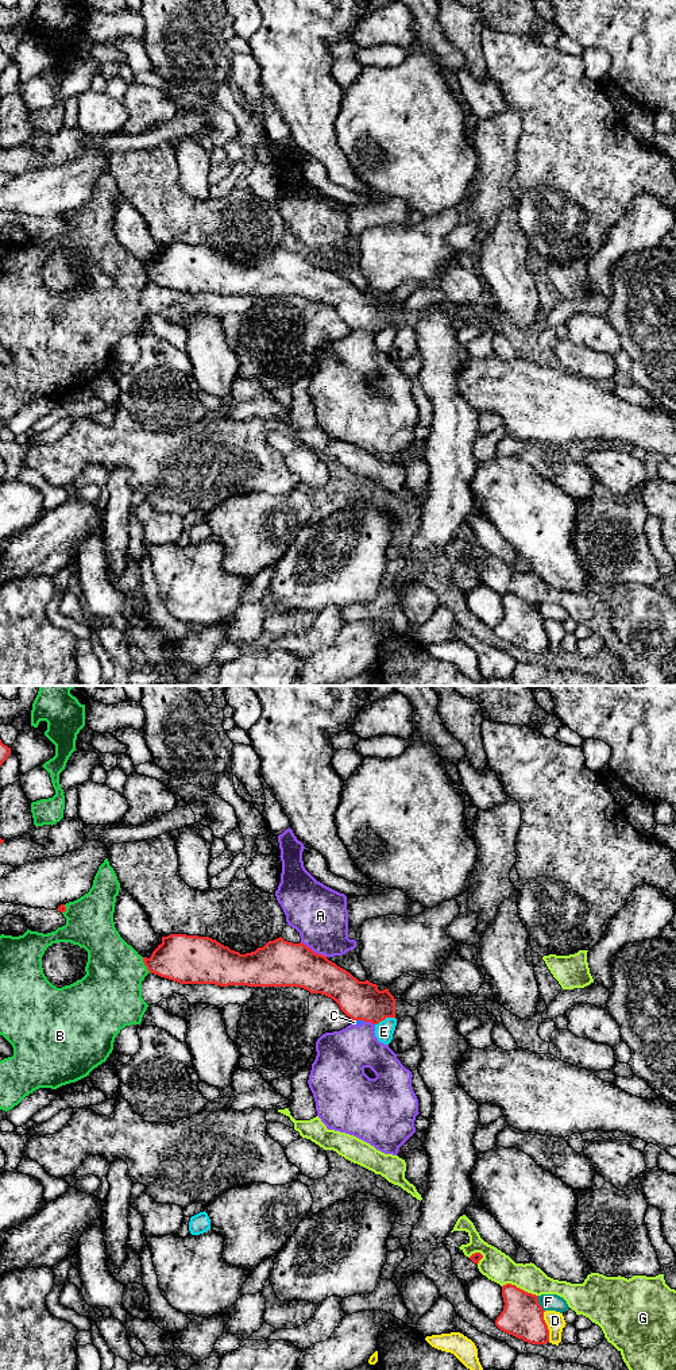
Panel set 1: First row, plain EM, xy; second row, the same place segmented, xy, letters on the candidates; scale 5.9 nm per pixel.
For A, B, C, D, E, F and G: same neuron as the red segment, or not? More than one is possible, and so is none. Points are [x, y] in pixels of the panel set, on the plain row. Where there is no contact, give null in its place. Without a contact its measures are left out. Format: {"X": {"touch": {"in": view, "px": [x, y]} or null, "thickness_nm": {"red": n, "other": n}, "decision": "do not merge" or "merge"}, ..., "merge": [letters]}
{"A": {"touch": {"in": "xy", "px": [312, 259]}, "thickness_nm": {"red": 280, "other": 320}, "decision": "do not merge"}, "B": {"touch": {"in": "xy", "px": [146, 274]}, "thickness_nm": {"red": 280, "other": 360}, "decision": "do not merge"}, "C": {"touch": {"in": "xy", "px": [359, 328]}, "thickness_nm": {"red": 240, "other": 30}, "decision": "do not merge"}, "D": {"touch": {"in": "xy", "px": [547, 635]}, "thickness_nm": {"red": 240, "other": 110}, "decision": "do not merge"}, "E": {"touch": {"in": "xy", "px": [385, 327]}, "thickness_nm": {"red": 240, "other": 110}, "decision": "do not merge"}, "F": {"touch": {"in": "xy", "px": [539, 613]}, "thickness_nm": {"red": 240, "other": 100}, "decision": "do not merge"}, "G": {"touch": {"in": "xy", "px": [518, 597]}, "thickness_nm": {"red": 240, "other": 180}, "decision": "do not merge"}, "merge": []}

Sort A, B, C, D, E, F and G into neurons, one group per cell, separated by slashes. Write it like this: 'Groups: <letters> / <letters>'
Groups: A C / B / D / E / F / G

